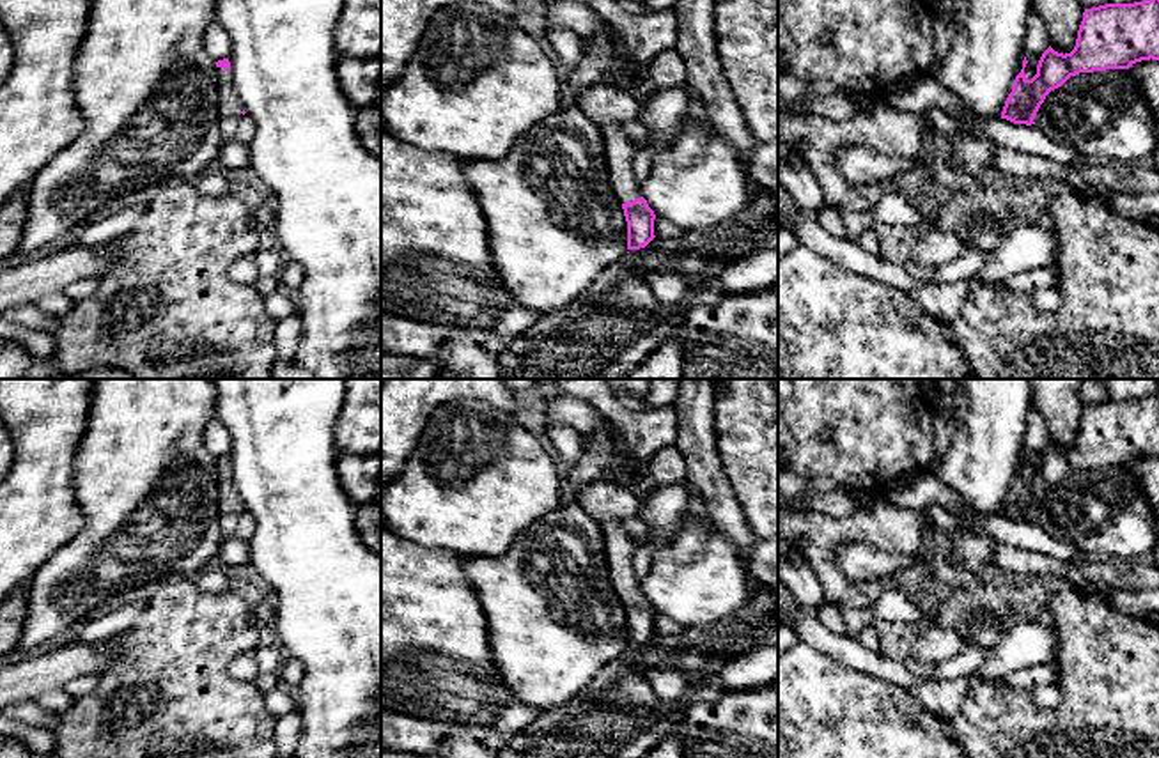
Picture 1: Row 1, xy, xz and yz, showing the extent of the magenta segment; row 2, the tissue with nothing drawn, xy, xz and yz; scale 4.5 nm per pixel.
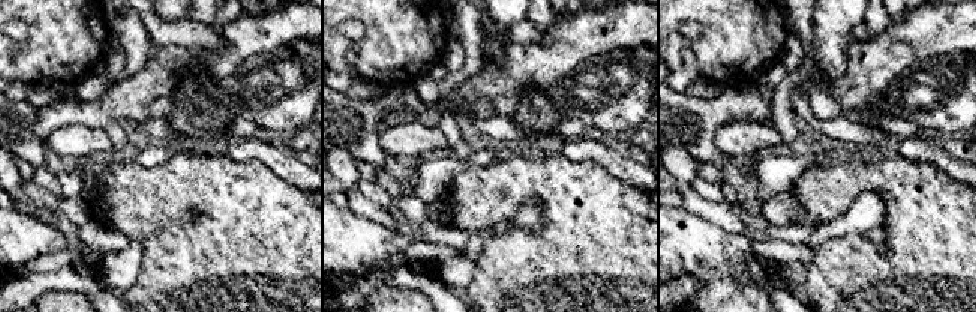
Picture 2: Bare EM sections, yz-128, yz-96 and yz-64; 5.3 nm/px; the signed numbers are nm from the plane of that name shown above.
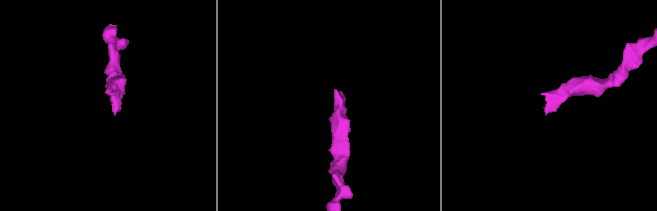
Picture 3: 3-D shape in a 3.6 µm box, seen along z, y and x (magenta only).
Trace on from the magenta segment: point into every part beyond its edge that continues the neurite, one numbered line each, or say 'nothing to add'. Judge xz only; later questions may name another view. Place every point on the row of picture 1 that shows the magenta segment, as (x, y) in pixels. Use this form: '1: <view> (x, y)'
1: xz (619, 151)

